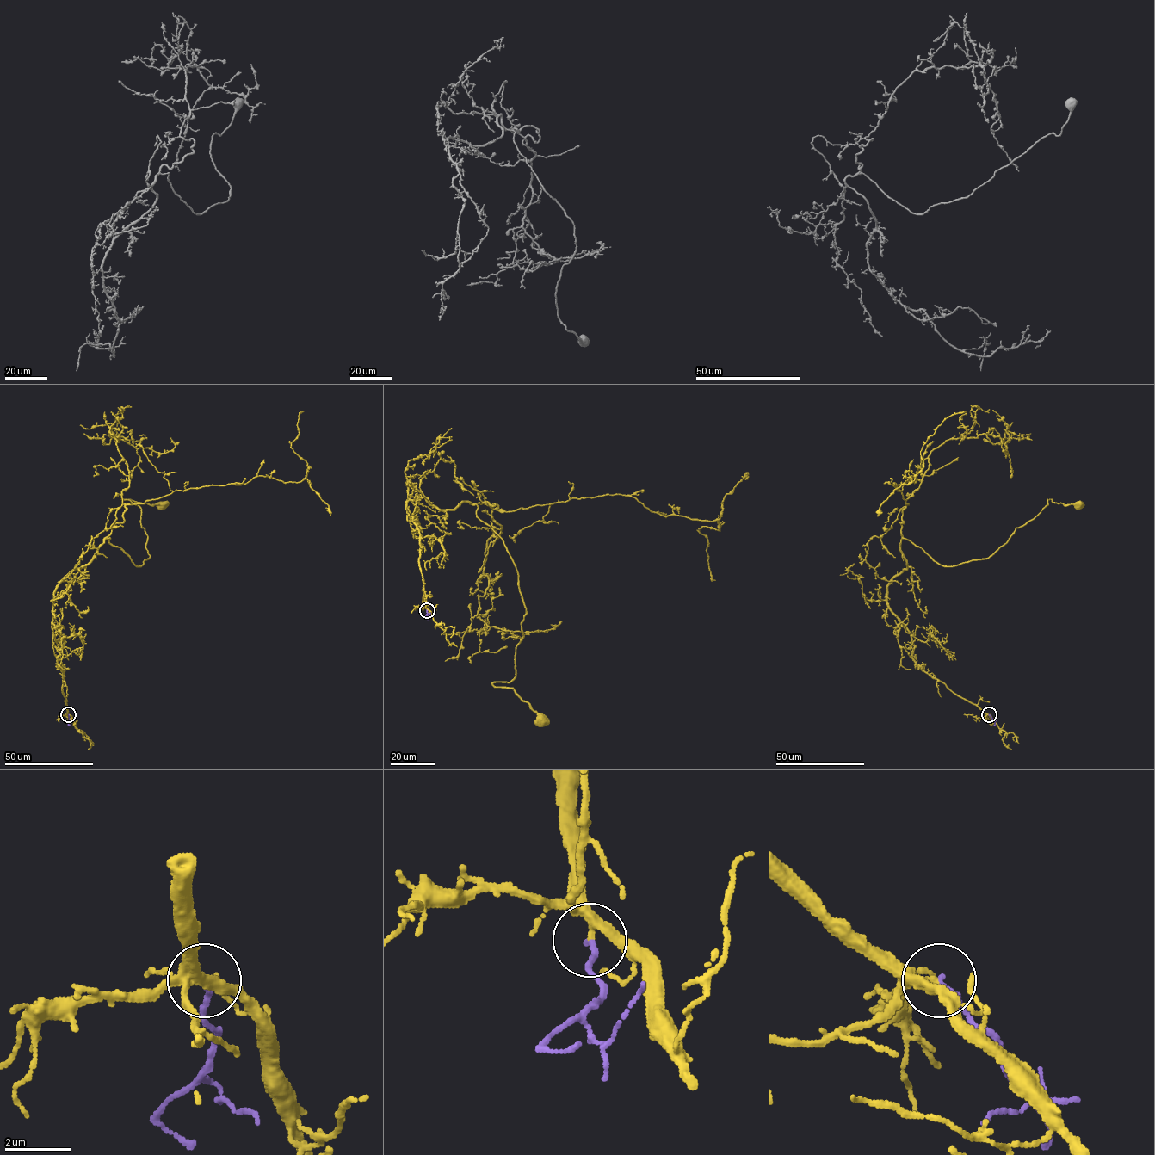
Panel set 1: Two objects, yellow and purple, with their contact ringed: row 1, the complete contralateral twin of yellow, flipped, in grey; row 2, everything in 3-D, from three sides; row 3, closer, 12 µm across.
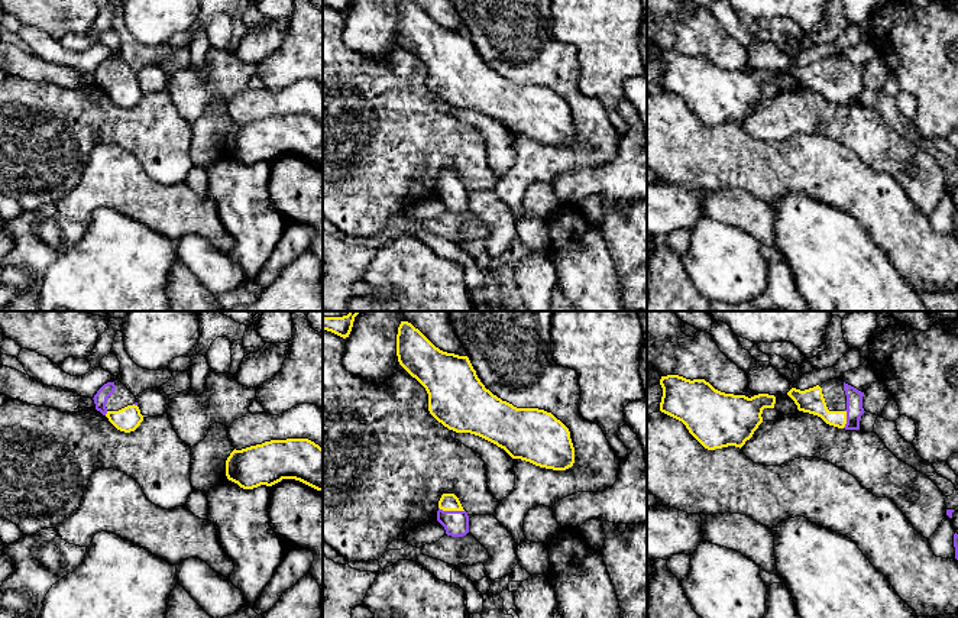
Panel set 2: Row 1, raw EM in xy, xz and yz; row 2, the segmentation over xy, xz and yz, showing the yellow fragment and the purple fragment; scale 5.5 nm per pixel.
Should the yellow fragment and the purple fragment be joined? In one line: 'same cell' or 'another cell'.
same cell

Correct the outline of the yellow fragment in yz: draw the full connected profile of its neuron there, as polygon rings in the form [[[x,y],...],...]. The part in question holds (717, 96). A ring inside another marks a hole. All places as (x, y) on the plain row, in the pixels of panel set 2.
[[[661,52],[660,87],[682,97],[708,126],[742,123],[763,98],[763,85],[774,84],[776,72],[725,69],[705,55]]]

